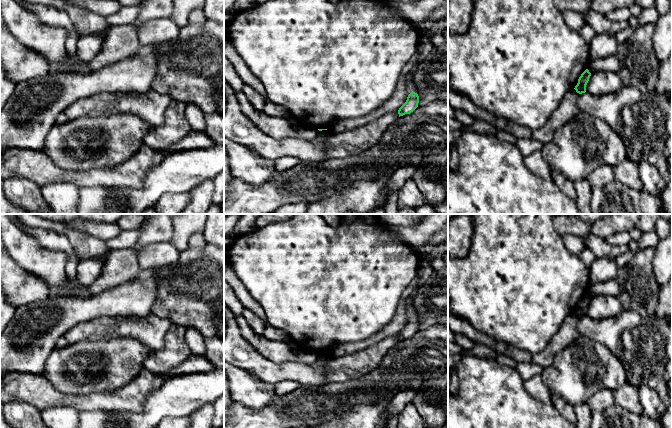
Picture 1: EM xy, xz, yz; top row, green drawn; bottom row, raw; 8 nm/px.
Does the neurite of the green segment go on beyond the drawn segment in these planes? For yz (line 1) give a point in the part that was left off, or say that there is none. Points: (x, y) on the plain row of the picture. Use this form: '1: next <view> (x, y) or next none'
1: next none

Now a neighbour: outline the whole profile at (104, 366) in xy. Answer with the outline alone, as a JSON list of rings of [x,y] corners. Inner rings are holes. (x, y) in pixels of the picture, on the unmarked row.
[[[133,338],[68,344],[52,351],[43,377],[61,393],[108,394],[135,379],[151,351]]]

